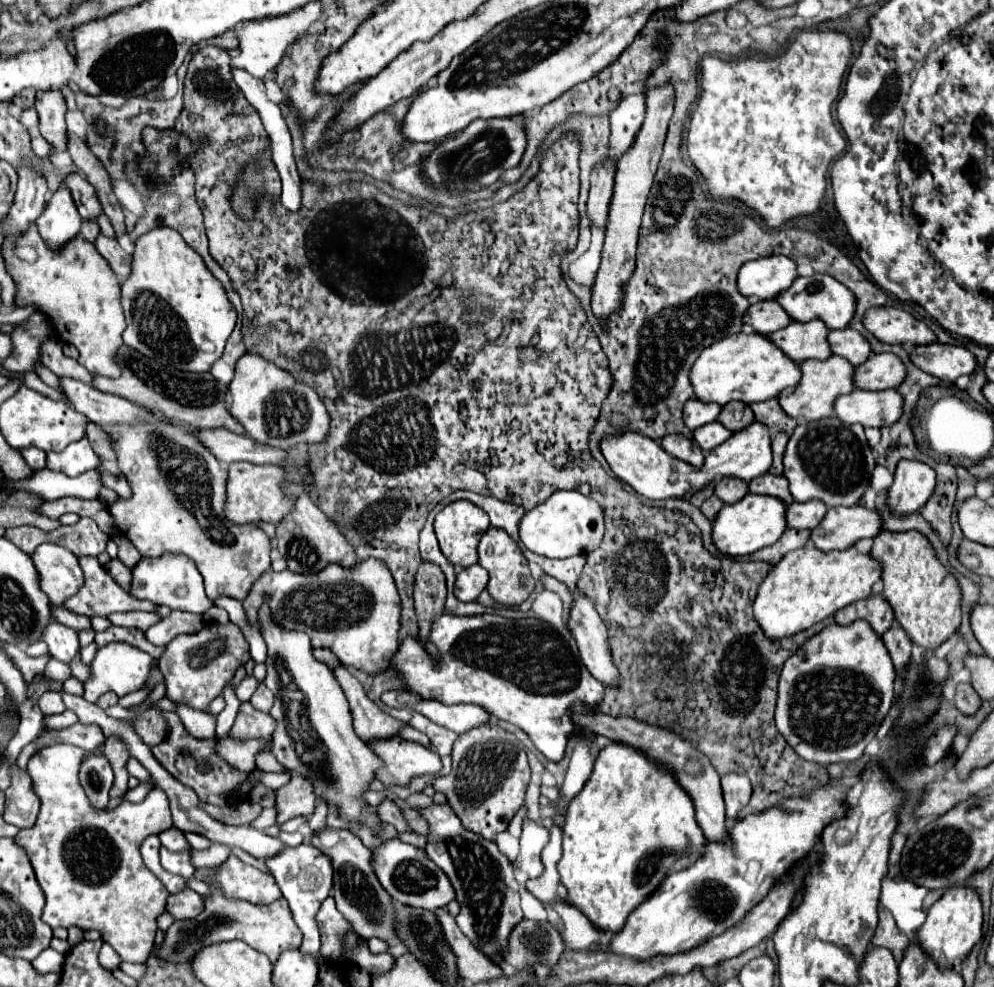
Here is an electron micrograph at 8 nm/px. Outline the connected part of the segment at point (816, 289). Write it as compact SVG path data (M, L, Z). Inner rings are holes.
M814 273L812 277L796 277L794 283L776 297L776 301L792 321L820 319L828 329L844 329L856 309L856 297L852 295L852 291L838 283L834 277L820 273Z

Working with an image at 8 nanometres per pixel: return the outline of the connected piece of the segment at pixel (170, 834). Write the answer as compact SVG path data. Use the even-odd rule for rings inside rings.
M172 827L172 829L164 831L164 833L160 833L158 837L162 847L166 847L168 851L174 851L174 853L178 853L178 851L190 847L188 841L184 839L184 833L182 833L180 829L176 829L176 827Z

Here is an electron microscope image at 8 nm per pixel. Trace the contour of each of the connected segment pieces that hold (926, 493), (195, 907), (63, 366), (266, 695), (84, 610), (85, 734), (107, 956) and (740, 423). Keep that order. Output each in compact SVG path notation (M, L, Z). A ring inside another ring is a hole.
M902 459L894 471L894 483L888 489L886 505L898 515L906 517L920 511L930 499L936 485L936 473L926 463Z
M184 889L168 897L166 909L174 919L194 919L204 911L204 899L196 891Z
M46 339L40 345L40 361L56 375L68 375L72 379L80 379L84 383L90 383L90 373L78 361L66 357L62 353L62 343L56 339Z
M260 683L258 691L250 699L252 707L256 707L256 711L262 711L262 713L268 713L272 709L272 701L274 701L274 695L272 695L272 691L268 691L264 687L264 683Z
M84 555L78 557L78 563L84 571L84 585L78 593L66 599L66 609L72 611L72 607L78 607L78 615L94 617L102 615L108 617L116 611L154 611L156 605L148 601L140 601L126 593L110 575L108 571L98 563L96 557ZM102 607L102 609L96 609Z
M72 725L68 729L62 729L62 731L52 731L52 729L46 729L42 733L42 737L38 737L36 741L28 743L28 747L22 749L20 757L18 757L18 765L22 769L26 769L26 763L28 759L34 755L36 749L40 747L46 747L46 745L56 745L56 743L72 743L76 747L82 747L86 751L96 751L102 743L104 743L106 737L104 733L100 731L100 727L96 725Z
M108 945L102 947L98 959L100 959L100 965L102 965L104 969L116 969L116 967L120 965L120 961L122 961L122 959L112 951L112 947L108 947Z
M732 403L732 407L724 407L720 411L718 421L726 429L736 433L736 431L742 431L744 427L748 427L754 421L754 413L752 413L752 409L746 403Z

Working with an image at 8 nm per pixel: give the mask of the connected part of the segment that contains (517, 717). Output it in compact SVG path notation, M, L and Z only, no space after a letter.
M444 613L436 617L430 639L442 655L440 661L428 655L418 637L408 637L398 647L392 665L410 689L408 707L450 731L466 733L482 727L490 723L488 711L492 711L492 717L522 729L548 761L560 763L568 737L576 731L572 707L576 703L594 707L604 697L604 685L596 683L584 667L576 641L566 627L556 629L540 619L514 621L496 613L474 617Z

